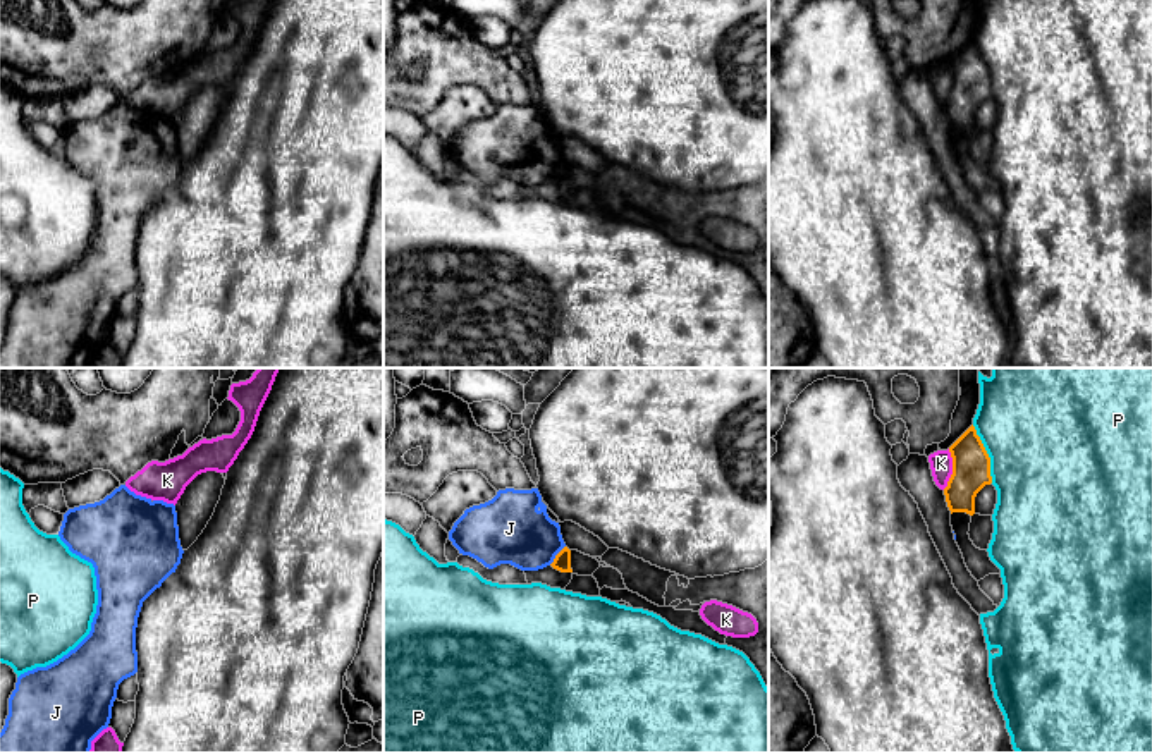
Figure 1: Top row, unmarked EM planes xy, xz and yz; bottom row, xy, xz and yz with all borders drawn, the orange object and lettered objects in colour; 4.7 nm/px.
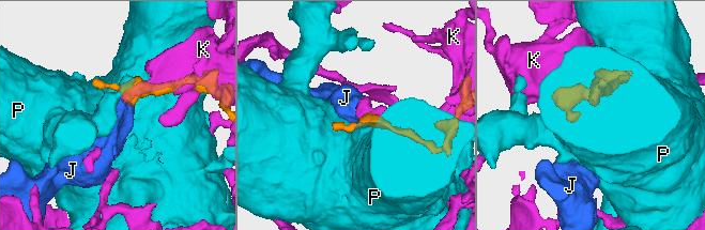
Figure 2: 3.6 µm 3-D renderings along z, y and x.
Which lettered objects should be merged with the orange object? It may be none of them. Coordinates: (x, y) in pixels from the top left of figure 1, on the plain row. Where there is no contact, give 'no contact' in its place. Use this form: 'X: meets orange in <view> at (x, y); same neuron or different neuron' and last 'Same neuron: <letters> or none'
J: meets orange in xz at (556, 171); different neuron
K: meets orange in yz at (953, 85); different neuron
P: meets orange in yz at (987, 69); different neuron
Same neuron: none

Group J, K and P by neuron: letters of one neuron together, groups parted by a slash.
J / K / P

